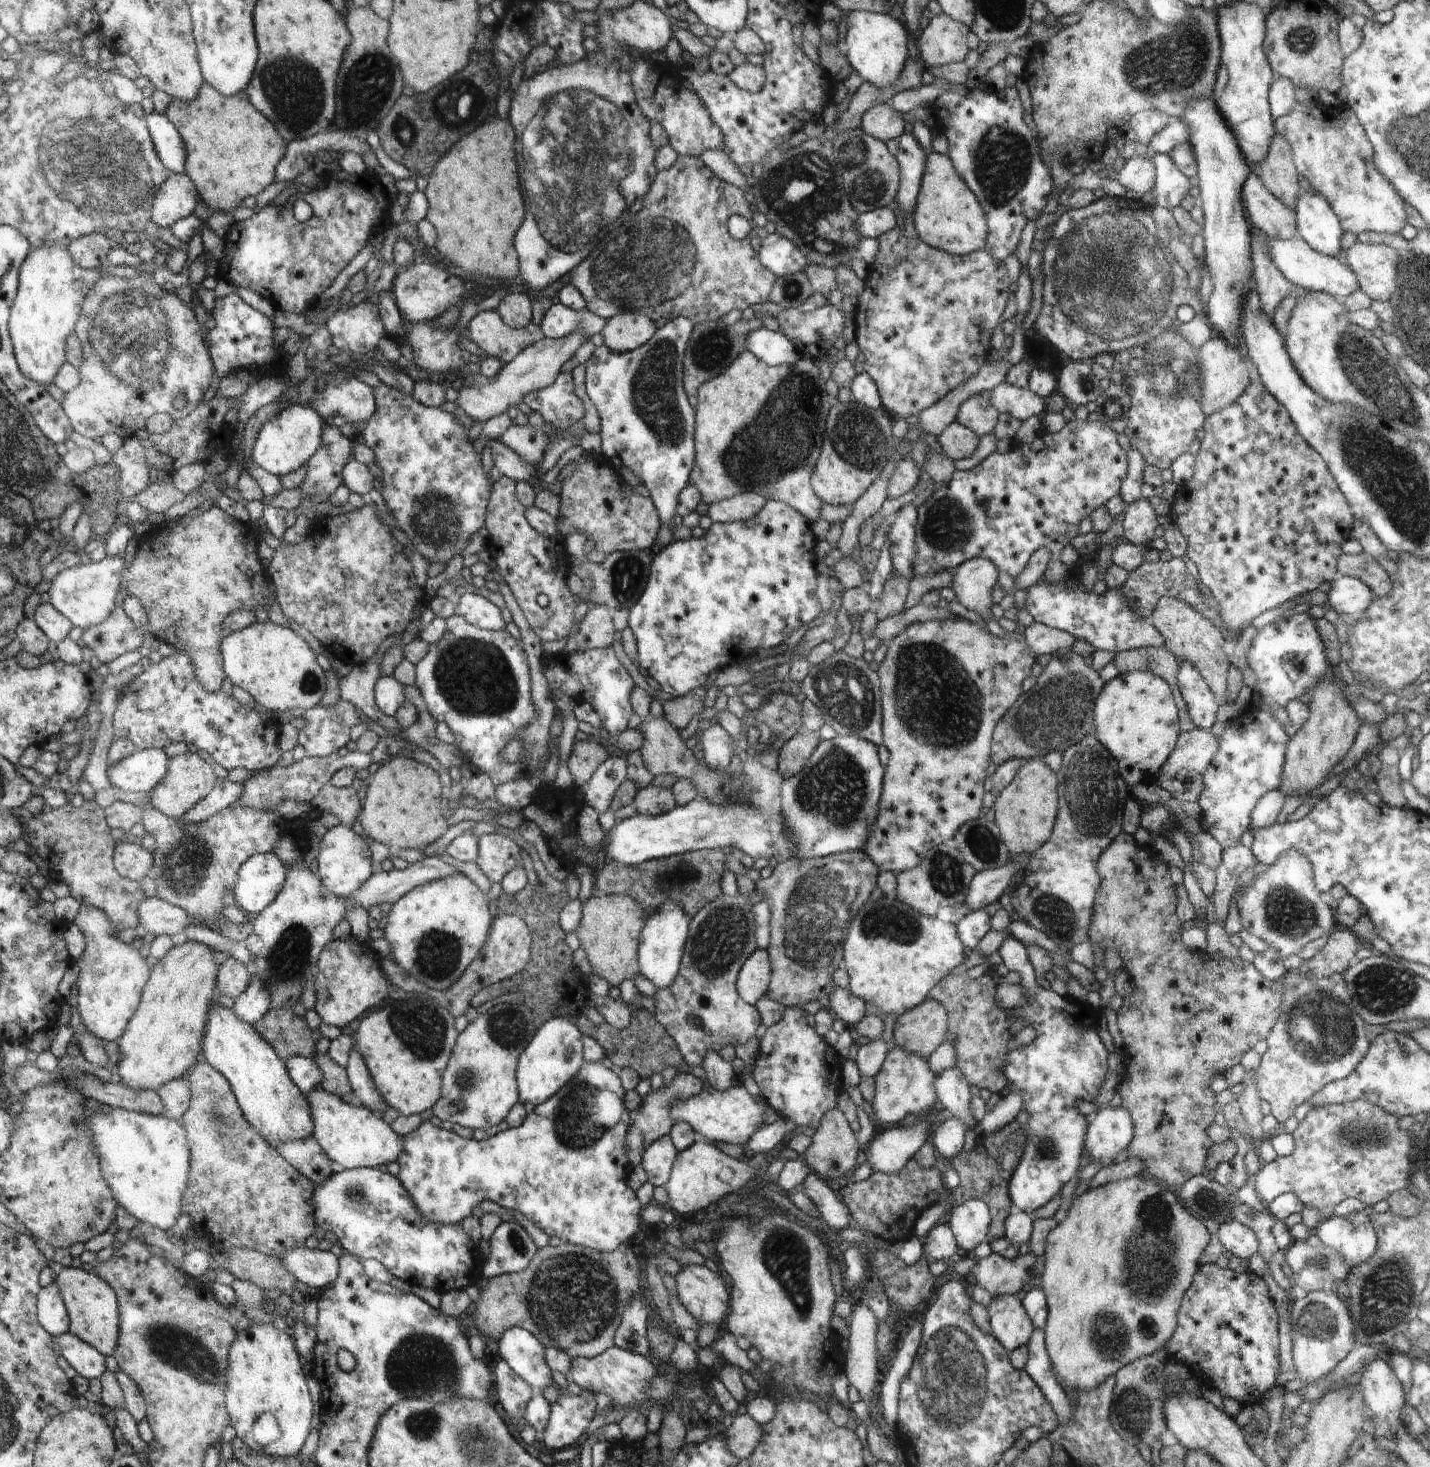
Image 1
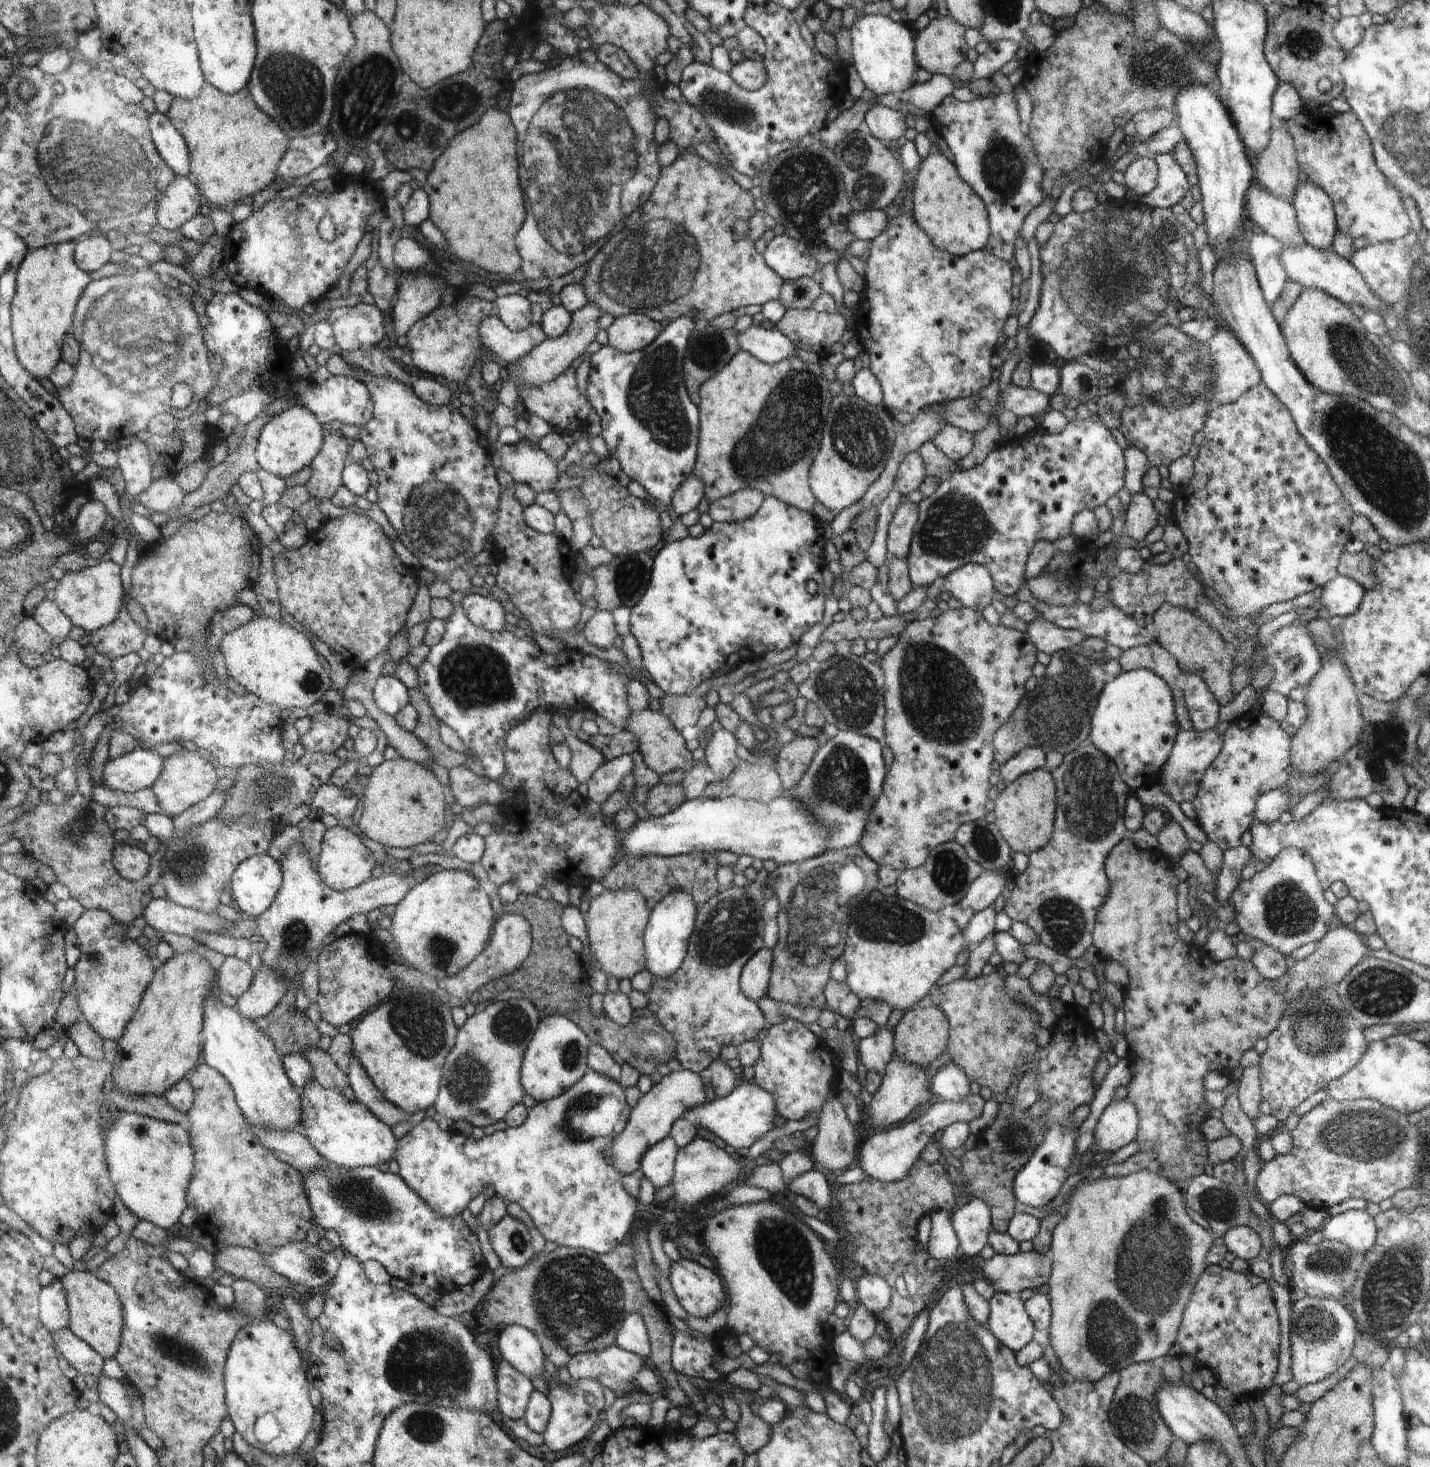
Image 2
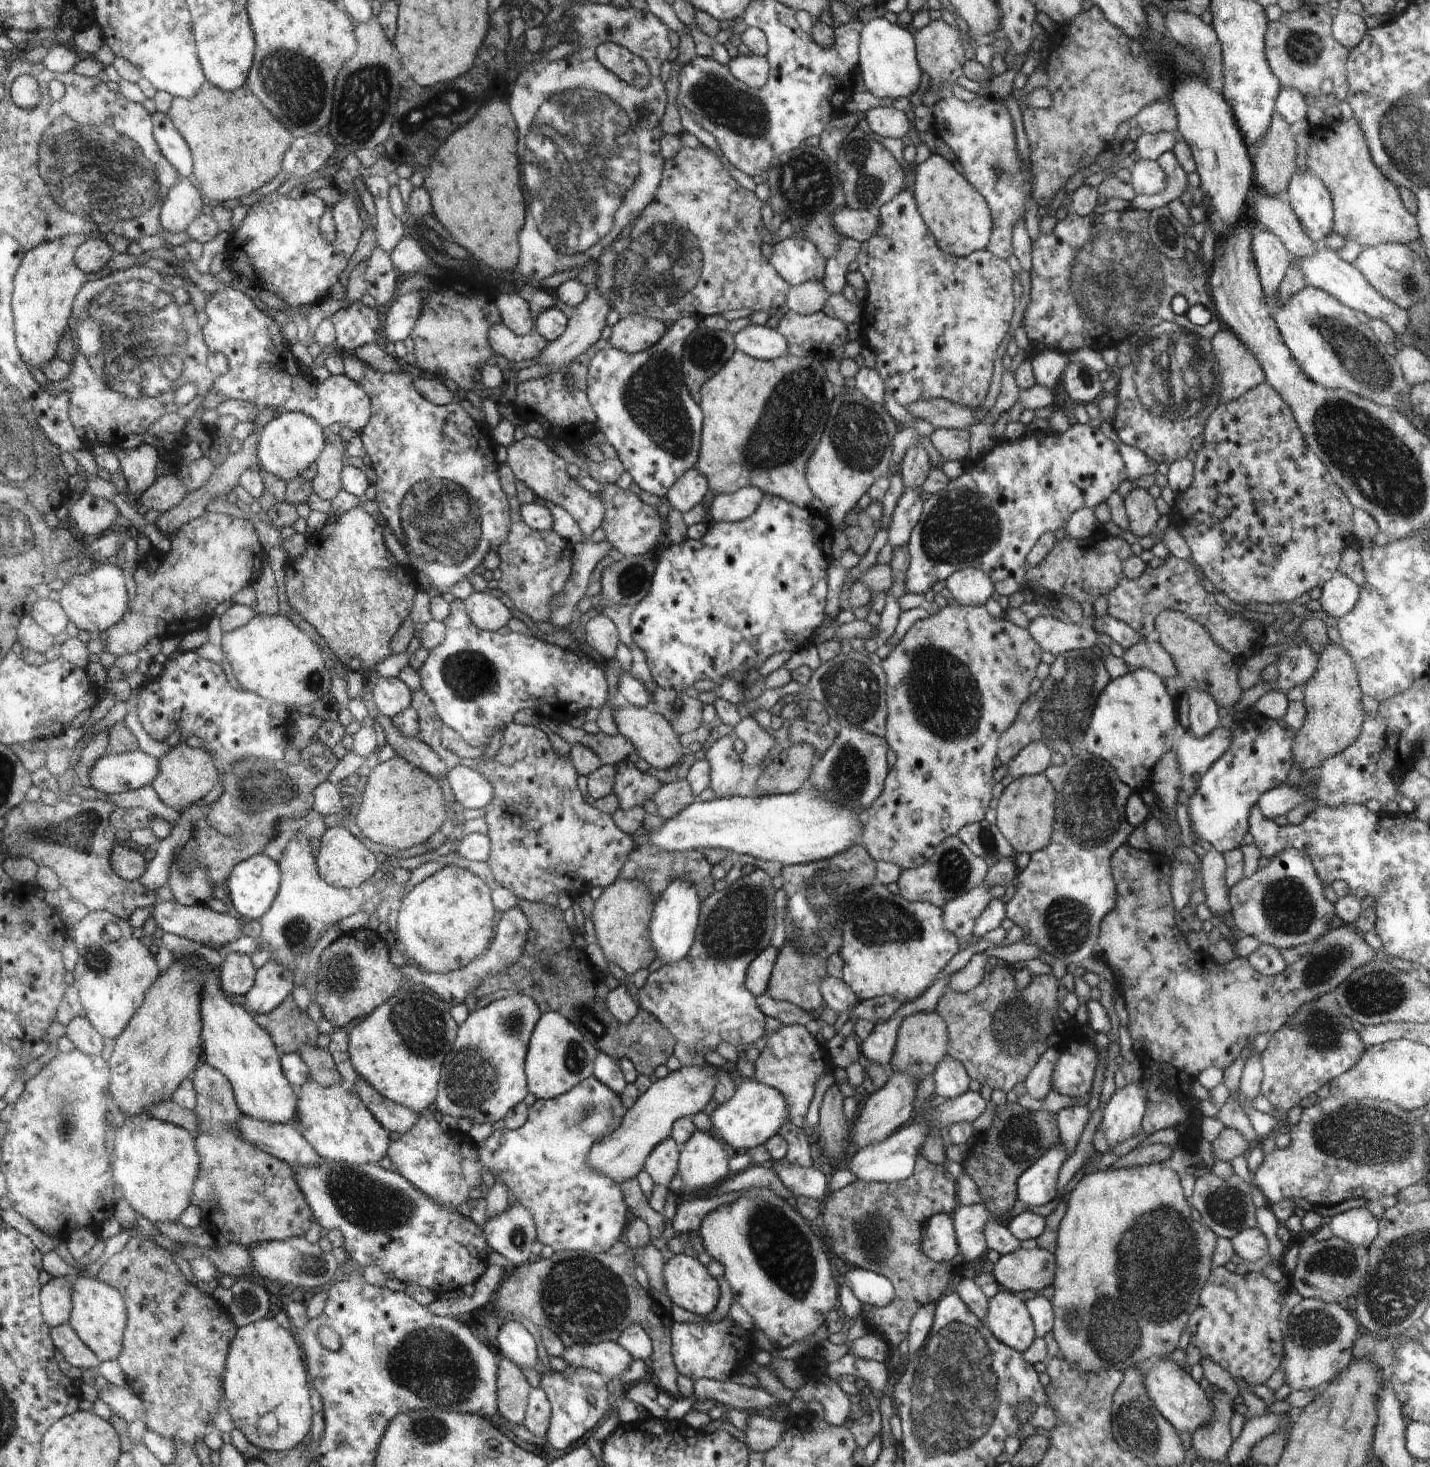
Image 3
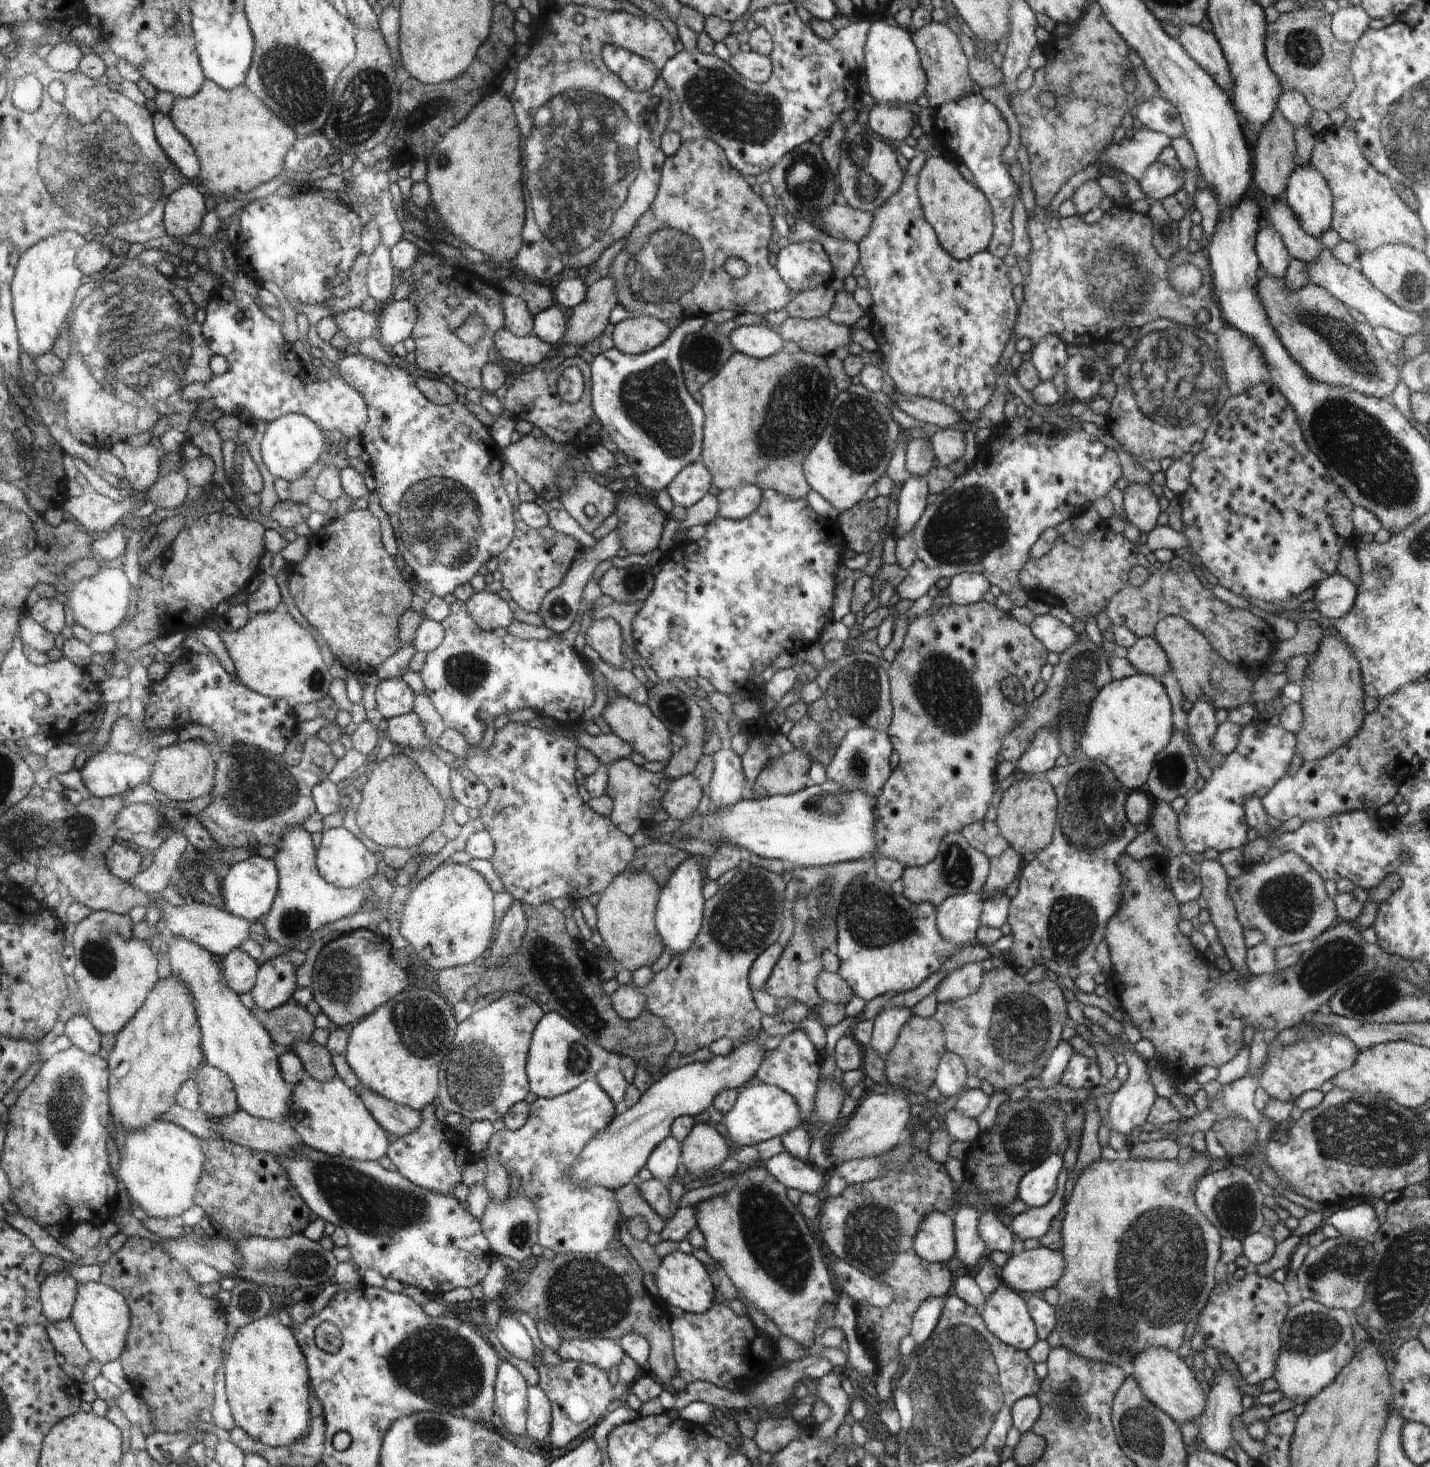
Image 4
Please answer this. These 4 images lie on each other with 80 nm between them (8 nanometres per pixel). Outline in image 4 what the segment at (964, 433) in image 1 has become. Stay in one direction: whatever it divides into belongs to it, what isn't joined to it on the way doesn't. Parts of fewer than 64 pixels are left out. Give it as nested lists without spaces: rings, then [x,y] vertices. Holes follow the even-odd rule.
[[[946,427],[938,430],[930,440],[937,464],[942,467],[947,467],[964,456],[966,440],[961,431]]]

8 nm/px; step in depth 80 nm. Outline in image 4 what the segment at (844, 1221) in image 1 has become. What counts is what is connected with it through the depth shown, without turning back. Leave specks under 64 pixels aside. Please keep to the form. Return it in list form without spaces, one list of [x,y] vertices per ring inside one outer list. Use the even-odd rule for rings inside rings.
[[[786,1149],[775,1154],[764,1165],[786,1188],[808,1194],[824,1194],[827,1177],[820,1176],[814,1166],[794,1158]]]

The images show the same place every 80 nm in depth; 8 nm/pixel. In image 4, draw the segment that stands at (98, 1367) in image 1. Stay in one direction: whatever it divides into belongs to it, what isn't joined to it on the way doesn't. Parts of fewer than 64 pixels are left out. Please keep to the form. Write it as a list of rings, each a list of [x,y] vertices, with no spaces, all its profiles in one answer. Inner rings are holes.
[[[73,1319],[50,1324],[52,1342],[66,1358],[68,1364],[73,1364],[83,1369],[92,1362],[92,1351],[86,1346],[82,1335]]]

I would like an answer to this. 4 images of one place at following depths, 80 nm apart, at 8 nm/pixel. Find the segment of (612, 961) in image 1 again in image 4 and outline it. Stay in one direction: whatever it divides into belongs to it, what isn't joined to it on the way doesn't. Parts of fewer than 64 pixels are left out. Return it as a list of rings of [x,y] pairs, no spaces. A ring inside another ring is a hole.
[[[626,870],[616,876],[600,894],[600,901],[595,907],[598,933],[619,968],[634,972],[640,966],[652,966],[662,954],[665,944],[657,926],[654,926],[654,912],[658,912],[658,892],[659,883],[650,873]]]

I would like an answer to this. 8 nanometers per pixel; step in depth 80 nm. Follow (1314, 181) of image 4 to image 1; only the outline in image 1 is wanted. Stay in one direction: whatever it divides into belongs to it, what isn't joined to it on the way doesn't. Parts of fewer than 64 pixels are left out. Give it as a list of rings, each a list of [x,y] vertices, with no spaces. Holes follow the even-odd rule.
[[[1316,191],[1300,192],[1295,204],[1298,234],[1316,252],[1340,256],[1342,225],[1330,203]]]

